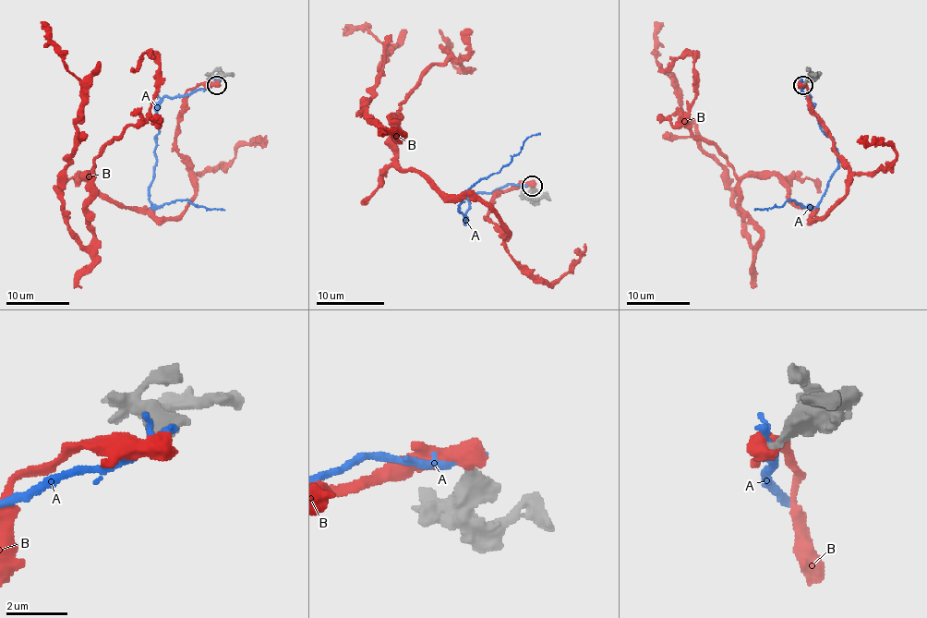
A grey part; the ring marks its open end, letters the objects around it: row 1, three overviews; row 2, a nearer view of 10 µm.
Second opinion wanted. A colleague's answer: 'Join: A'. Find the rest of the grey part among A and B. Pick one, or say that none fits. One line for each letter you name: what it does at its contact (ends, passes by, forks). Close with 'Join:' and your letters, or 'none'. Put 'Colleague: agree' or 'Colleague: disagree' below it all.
B: it ends there
Join: B
Colleague: disagree

